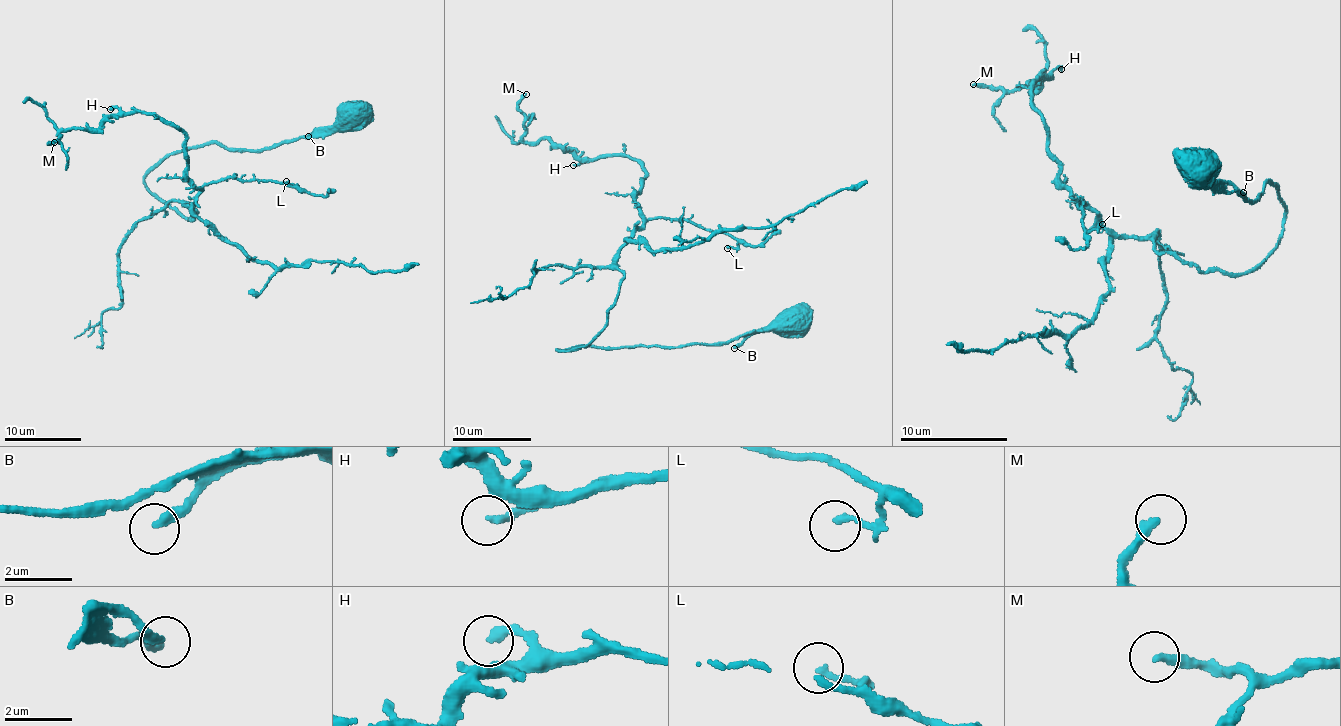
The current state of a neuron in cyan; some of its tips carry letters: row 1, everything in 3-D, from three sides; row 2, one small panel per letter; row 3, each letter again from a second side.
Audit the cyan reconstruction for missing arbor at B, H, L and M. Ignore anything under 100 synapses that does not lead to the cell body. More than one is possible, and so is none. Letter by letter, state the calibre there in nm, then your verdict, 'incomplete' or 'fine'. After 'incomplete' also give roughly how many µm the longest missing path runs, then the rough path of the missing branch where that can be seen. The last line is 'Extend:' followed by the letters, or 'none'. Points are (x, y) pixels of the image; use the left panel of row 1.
B: 240 nm | fine
H: 240 nm | fine
L: 160 nm | fine
M: 280 nm | incomplete | 25 µm
Extend: M

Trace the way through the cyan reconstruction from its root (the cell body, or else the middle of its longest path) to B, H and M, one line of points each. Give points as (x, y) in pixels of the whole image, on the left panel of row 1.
B: (348, 114), (333, 125), (315, 128), (308, 136)
H: (348, 114), (259, 150), (171, 152), (144, 185), (192, 219), (186, 134), (110, 109)
M: (348, 114), (259, 150), (171, 152), (144, 185), (192, 219), (201, 190), (174, 126), (118, 113), (54, 142)

